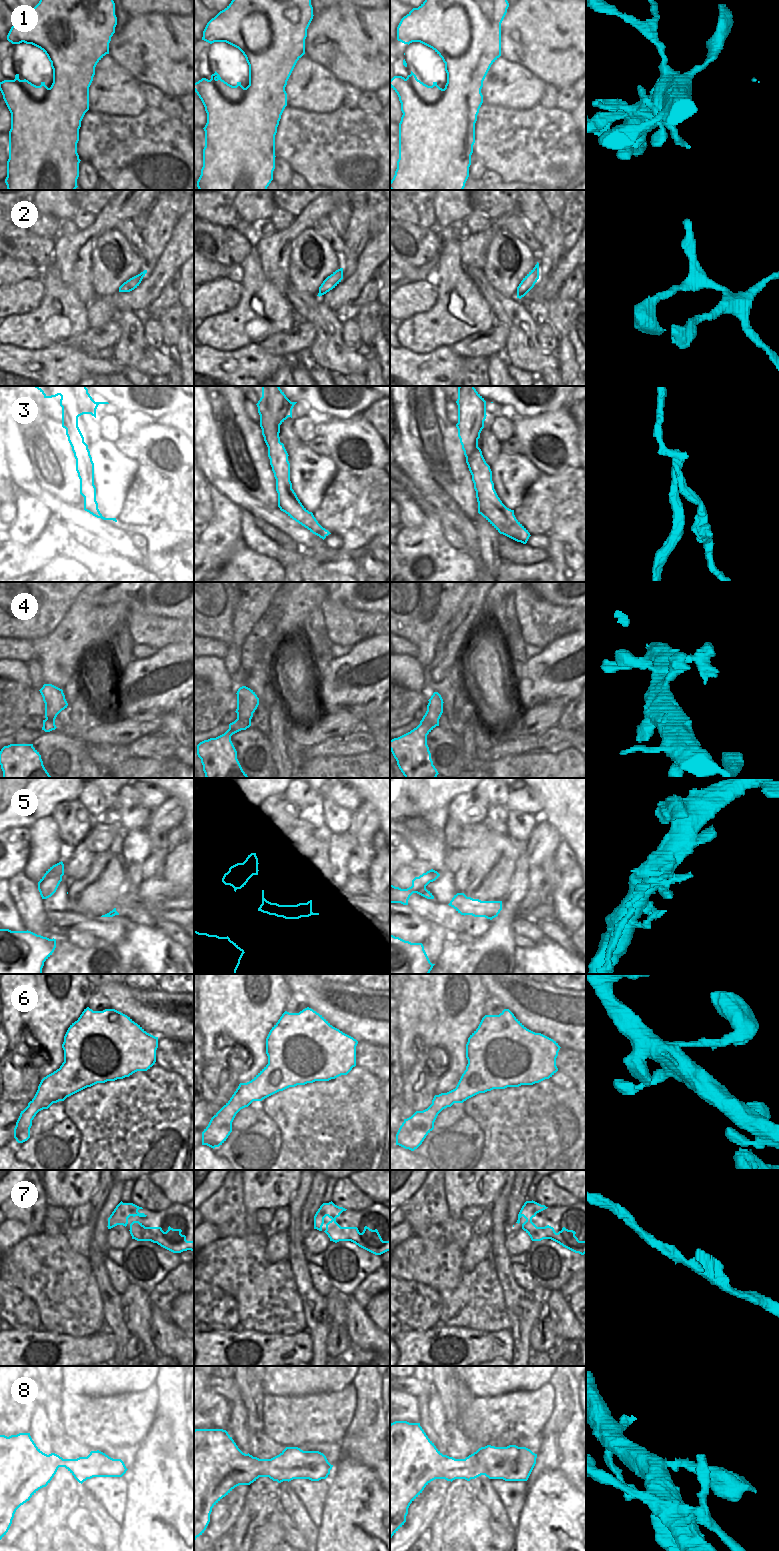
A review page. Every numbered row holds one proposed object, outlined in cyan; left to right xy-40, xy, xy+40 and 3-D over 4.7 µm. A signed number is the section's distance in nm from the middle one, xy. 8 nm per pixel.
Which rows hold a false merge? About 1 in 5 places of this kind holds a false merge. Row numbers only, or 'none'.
3, 5

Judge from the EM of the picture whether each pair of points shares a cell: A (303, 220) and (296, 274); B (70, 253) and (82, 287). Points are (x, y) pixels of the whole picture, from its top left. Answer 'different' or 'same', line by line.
A: different
B: same

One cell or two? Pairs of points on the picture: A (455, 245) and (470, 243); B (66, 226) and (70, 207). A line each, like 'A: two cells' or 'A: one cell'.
A: two cells
B: two cells

